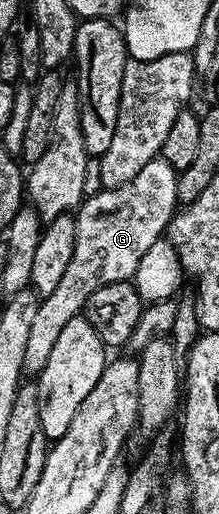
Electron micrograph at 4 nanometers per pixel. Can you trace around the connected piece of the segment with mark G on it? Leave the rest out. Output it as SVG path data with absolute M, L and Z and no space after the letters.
M159 156L148 160L132 180L122 186L103 188L97 194L89 195L78 207L76 248L72 260L52 296L38 303L28 335L28 348L24 352L23 371L31 371L34 376L41 374L61 330L67 326L68 320L85 311L88 296L92 296L96 288L133 279L138 262L148 248L167 233L179 209L178 175L179 171Z

